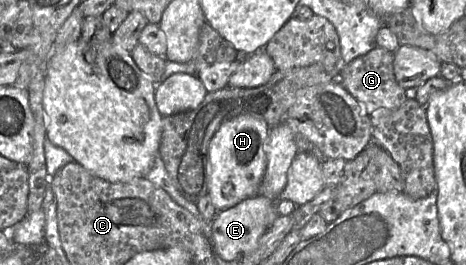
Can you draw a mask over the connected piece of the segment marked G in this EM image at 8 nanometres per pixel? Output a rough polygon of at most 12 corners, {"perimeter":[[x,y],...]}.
{"perimeter":[[375,47],[337,81],[371,114],[407,99],[394,52]]}

